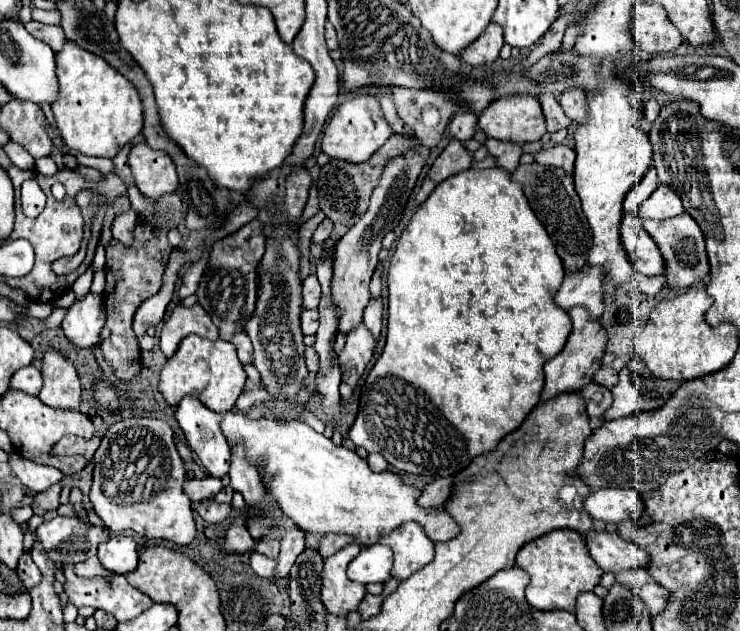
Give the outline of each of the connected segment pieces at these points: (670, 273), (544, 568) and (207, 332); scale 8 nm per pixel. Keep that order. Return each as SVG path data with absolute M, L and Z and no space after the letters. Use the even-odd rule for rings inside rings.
M685 212L671 220L643 220L643 228L651 234L651 238L661 248L661 254L665 258L665 278L667 286L673 290L689 290L689 286L701 284L709 276L709 262L705 252L705 240L697 226L697 222Z
M553 530L553 532L545 534L545 536L539 536L537 540L531 540L529 544L525 544L519 550L517 564L525 572L529 572L529 576L531 576L531 582L527 586L527 600L537 610L567 610L567 612L575 612L577 596L581 592L593 592L593 588L599 584L601 574L603 574L603 570L589 556L585 536L581 536L579 532L573 532L573 530Z
M177 306L171 314L171 318L165 322L163 330L161 330L161 350L163 354L169 358L175 354L181 340L189 334L197 334L201 338L207 340L217 340L219 338L219 330L217 326L213 326L209 314L199 306Z

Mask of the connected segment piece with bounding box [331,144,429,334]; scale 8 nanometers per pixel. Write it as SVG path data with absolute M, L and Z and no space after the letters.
M417 144L415 152L409 152L407 156L399 156L391 160L381 176L379 186L373 190L371 204L367 214L337 242L335 248L335 258L333 258L333 278L331 278L331 298L333 306L339 308L339 332L349 332L353 326L361 324L363 320L363 310L371 298L369 292L369 282L375 272L375 266L379 264L379 250L381 250L381 240L385 232L393 230L403 214L403 208L407 204L407 198L417 182L417 176L429 158L429 148Z

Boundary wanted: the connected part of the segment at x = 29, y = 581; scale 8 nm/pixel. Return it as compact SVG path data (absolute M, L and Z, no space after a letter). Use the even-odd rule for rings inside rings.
M25 552L25 554L19 558L17 576L23 580L23 584L25 584L25 588L27 588L27 590L35 586L35 582L41 578L39 574L41 574L41 572L39 572L39 568L33 564L31 554L29 554L29 552Z

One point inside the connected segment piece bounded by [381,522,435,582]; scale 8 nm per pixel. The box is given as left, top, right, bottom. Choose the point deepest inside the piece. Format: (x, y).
(413, 550)

